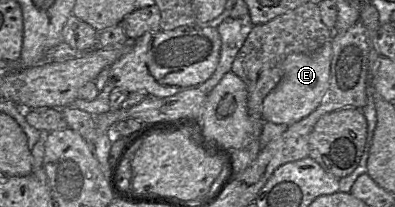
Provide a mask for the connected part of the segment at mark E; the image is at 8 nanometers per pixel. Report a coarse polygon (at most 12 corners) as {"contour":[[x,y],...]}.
{"contour":[[331,41],[288,55],[263,119],[290,126],[329,88]]}

